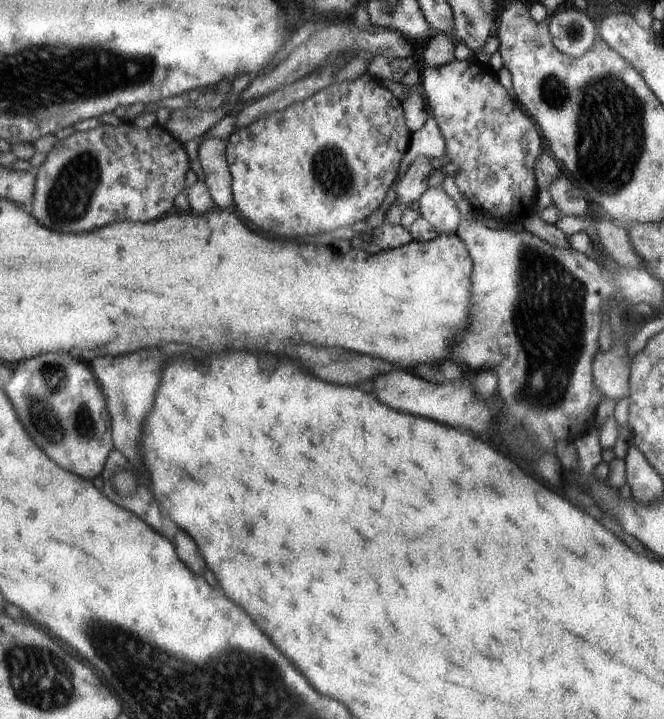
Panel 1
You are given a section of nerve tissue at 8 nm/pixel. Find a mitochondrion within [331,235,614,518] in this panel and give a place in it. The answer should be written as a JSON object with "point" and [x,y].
{"point":[543,283]}

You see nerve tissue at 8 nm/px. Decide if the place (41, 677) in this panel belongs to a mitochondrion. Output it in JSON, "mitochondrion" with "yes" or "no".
{"mitochondrion":"yes"}

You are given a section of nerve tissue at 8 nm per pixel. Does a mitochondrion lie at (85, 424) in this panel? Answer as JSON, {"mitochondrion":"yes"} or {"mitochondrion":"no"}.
{"mitochondrion":"yes"}

